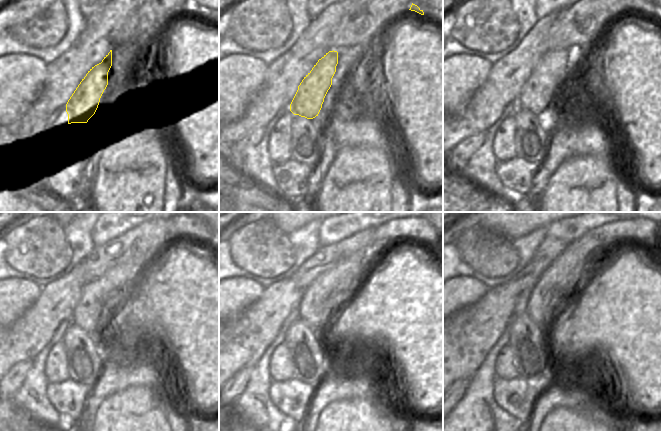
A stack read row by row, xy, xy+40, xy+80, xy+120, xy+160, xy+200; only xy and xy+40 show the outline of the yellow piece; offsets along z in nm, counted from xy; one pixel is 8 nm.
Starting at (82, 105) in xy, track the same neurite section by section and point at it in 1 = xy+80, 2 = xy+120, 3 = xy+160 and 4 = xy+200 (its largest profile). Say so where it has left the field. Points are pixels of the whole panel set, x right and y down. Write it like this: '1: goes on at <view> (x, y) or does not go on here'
1: goes on at xy+80 (538, 93)
2: goes on at xy+120 (99, 297)
3: goes on at xy+160 (335, 286)
4: goes on at xy+200 (559, 281)

